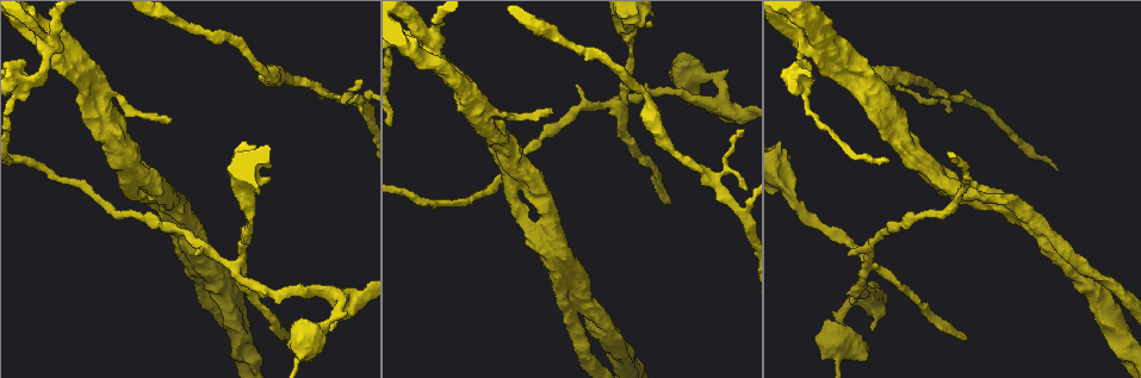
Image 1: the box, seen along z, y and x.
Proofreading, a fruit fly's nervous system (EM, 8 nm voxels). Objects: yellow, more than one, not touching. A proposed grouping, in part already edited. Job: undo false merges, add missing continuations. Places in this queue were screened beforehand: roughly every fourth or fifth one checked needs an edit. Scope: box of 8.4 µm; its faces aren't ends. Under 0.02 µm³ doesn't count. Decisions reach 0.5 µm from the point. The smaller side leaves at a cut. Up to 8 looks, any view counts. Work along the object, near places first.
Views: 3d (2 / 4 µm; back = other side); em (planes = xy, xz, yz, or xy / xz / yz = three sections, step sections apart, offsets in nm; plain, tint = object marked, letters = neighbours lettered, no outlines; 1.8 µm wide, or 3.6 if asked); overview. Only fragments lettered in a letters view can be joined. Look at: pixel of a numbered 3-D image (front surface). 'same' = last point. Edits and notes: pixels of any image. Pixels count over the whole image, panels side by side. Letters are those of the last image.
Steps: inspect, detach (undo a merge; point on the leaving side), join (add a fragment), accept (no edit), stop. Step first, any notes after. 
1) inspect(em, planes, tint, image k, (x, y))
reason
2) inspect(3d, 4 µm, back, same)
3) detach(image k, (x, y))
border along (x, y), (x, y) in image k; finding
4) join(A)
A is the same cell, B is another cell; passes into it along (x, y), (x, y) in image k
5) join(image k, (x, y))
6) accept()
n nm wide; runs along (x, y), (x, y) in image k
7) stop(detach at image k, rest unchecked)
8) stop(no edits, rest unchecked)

inspect(em, planes, letters, image 1, (828, 43))
four or more arms meet

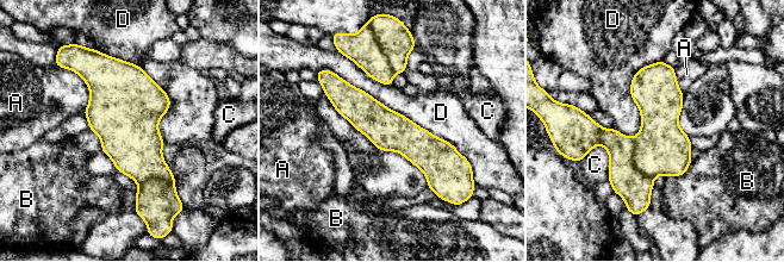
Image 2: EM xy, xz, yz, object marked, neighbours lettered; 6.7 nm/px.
detach(image 2, (396, 41))
A, B, C and D are other cells; border along (379, 47), (393, 73) in image 2; a second neuron is stuck on

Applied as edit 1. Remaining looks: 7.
inspect(3d, 2 µm, image 1, (897, 122))
sharp bend

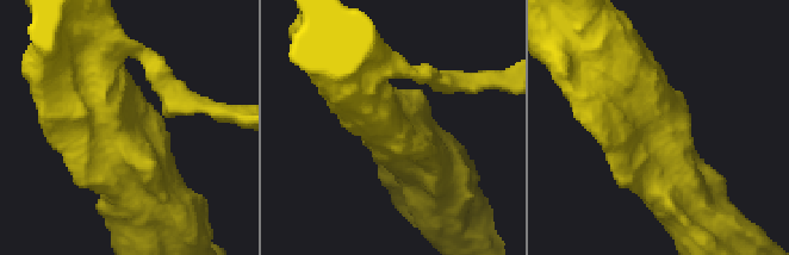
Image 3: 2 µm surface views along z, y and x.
inspect(em, planes, tint, image 3, (658, 127))

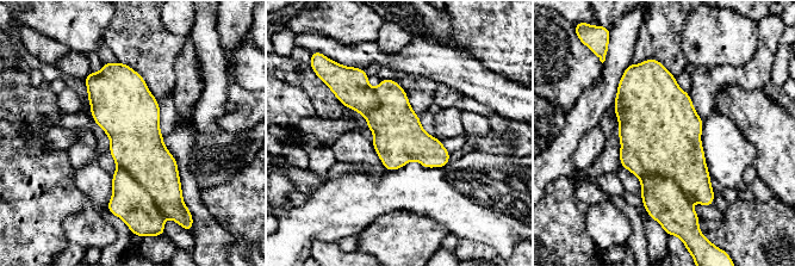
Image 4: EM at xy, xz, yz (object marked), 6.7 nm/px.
inspect(em, planes, letters, same)

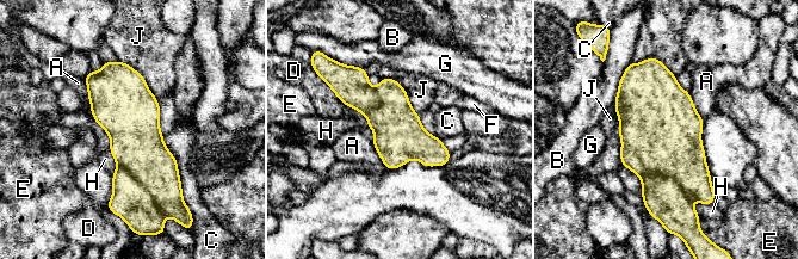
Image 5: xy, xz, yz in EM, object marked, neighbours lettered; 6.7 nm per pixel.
accept()
A, B, C, D, E, F, G, H and J are other cells; border along (613, 104), (619, 121), (622, 164) in image 5; all the same neuron

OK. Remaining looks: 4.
inspect(3d, 2 µm, image 1, (1061, 260))
a fork

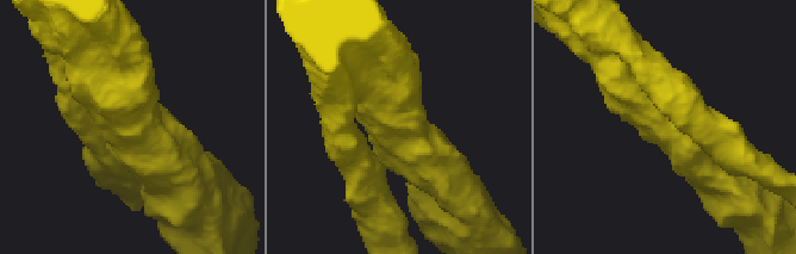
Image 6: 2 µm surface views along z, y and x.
inspect(em, 3.6 µm, planes, letters, image 6, (142, 128))
3 arms; arms of 240, 340, 400 nm

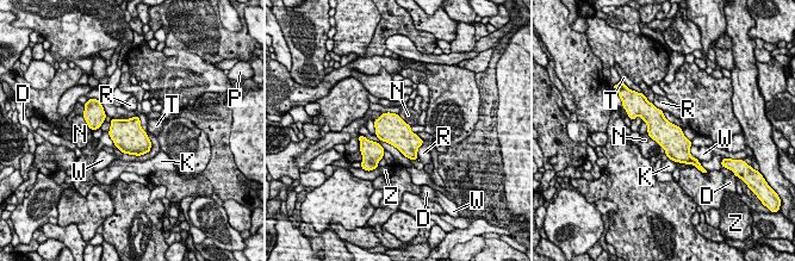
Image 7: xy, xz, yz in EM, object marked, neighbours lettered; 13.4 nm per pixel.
accept()
360 nm wide; N touches over 380 nm; D, K, N, P, R, T, W and Z are other cells; all the same neuron

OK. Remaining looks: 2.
inspect(em, yz, step 4, tint, image 1, (616, 104))
four-way junction

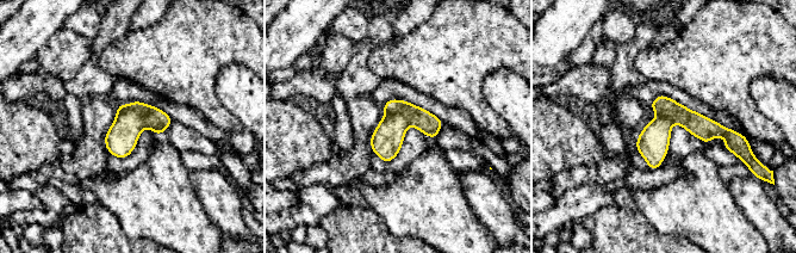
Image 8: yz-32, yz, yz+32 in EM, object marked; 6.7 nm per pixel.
inspect(em, xz, step 16, letters, same)
cut it another way

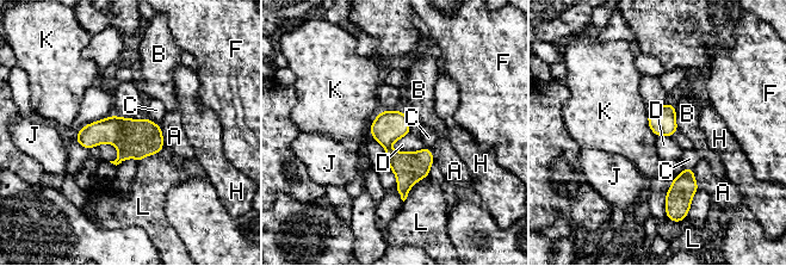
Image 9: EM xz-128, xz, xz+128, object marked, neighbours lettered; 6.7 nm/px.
detach(image 9, (143, 137))
190 nm wide; A, B, C, D, F, H, J, K and L are other cells; border along (123, 118), (125, 132), (113, 143) in image 9; two neurons meet here

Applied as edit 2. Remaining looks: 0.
stop(detach at image 2, detach at image 9, rest unchecked)

